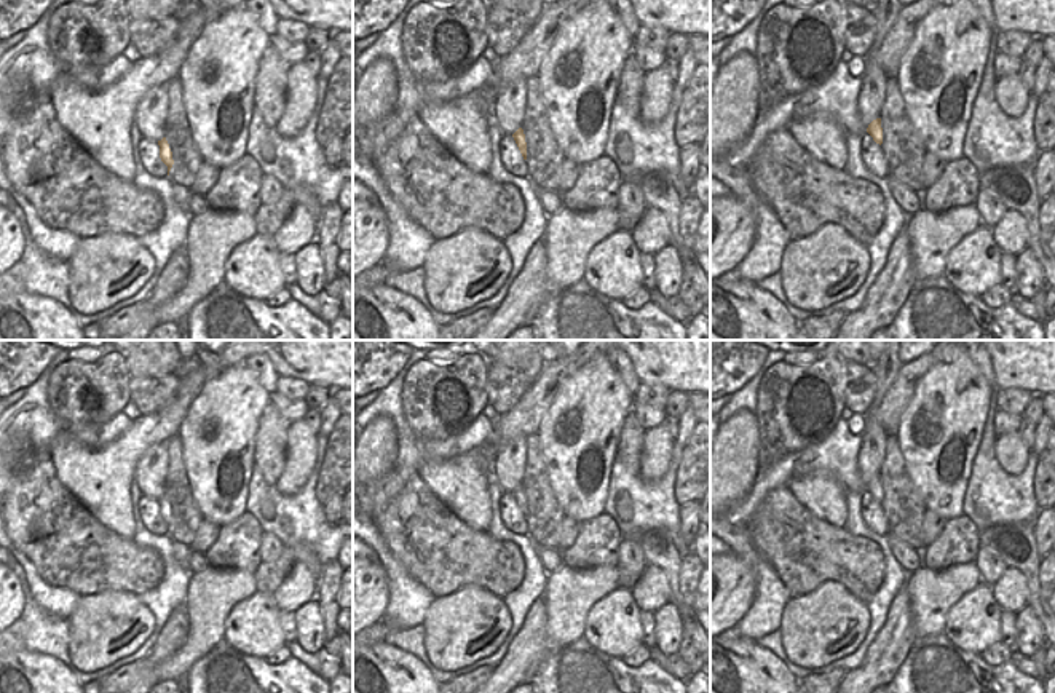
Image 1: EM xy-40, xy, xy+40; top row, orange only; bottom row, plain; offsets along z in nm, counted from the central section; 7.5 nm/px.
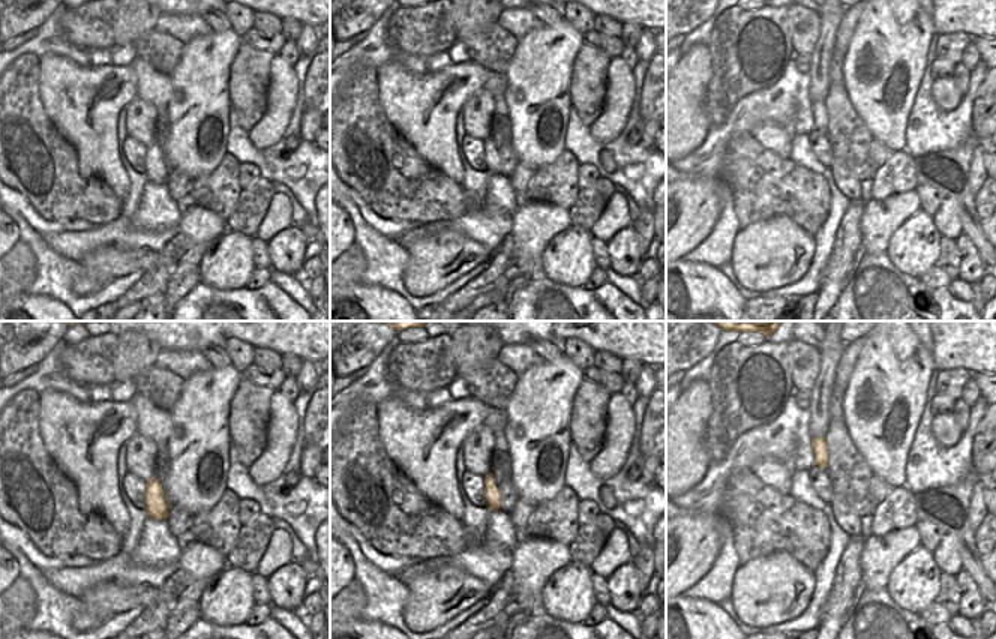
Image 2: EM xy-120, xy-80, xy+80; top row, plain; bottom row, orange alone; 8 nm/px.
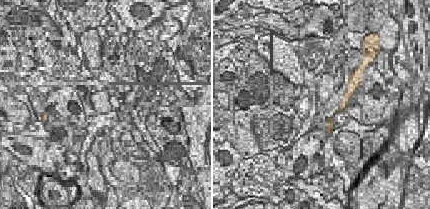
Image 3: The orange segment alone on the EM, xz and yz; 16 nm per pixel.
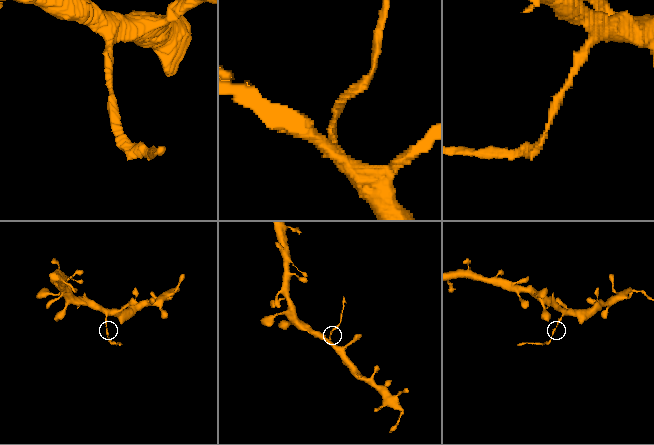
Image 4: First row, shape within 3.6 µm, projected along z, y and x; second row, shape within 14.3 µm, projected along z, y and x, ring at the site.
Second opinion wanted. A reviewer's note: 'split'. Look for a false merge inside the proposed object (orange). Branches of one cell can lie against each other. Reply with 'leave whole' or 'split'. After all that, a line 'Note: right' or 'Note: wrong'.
split
Note: right

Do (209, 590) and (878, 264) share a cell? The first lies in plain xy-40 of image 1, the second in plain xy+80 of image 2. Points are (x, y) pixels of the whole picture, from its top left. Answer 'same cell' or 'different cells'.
different cells

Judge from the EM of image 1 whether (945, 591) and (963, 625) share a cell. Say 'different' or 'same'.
different

